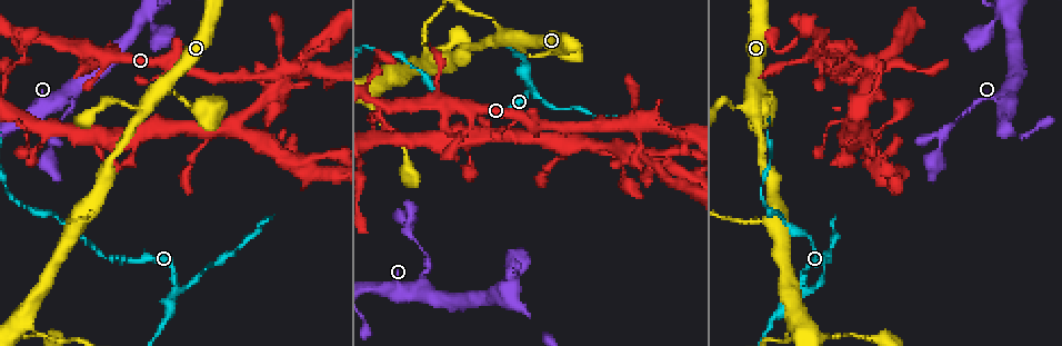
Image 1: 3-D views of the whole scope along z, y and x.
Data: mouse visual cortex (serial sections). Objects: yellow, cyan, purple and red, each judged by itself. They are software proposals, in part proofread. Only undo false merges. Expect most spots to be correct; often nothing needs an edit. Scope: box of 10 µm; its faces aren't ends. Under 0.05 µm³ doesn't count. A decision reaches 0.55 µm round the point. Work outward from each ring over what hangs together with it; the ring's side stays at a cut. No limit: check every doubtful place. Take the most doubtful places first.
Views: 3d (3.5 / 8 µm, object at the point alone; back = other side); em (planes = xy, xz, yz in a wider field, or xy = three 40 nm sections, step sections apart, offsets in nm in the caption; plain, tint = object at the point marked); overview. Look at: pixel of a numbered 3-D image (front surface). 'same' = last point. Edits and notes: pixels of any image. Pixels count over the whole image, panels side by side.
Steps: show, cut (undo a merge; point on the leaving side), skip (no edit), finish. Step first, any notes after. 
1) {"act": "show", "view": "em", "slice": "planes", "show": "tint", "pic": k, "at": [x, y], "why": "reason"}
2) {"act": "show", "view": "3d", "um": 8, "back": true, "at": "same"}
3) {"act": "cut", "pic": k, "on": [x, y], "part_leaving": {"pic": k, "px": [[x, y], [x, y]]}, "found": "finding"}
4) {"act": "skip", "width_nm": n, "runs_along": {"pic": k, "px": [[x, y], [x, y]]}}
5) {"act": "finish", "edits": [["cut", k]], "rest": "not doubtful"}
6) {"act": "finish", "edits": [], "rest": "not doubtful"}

{"act": "show", "view": "3d", "um": 8, "pic": 1, "at": [533, 92], "why": "abrupt turn"}

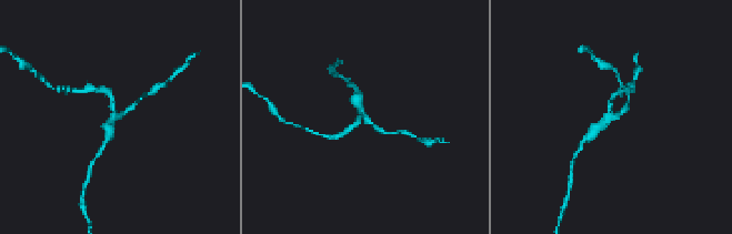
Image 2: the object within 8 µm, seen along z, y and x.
{"act": "show", "view": "3d", "um": 3.5, "at": "same"}

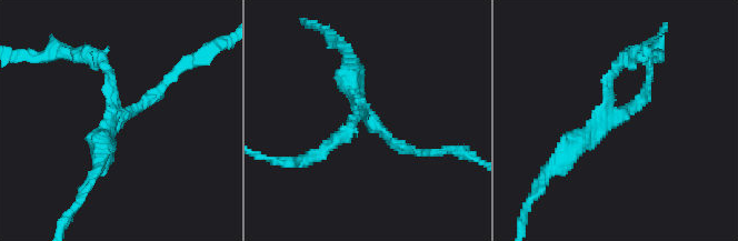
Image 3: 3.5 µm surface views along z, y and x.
{"act": "skip", "arms": 3, "arm_widths_nm": [150, 200, 300], "runs_along": {"pic": 3, "px": [[97, 56], [121, 113], [169, 76]]}, "found": "one cell here"}

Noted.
{"act": "show", "view": "3d", "um": 3.5, "pic": 1, "at": [638, 155], "why": "calibre changes"}

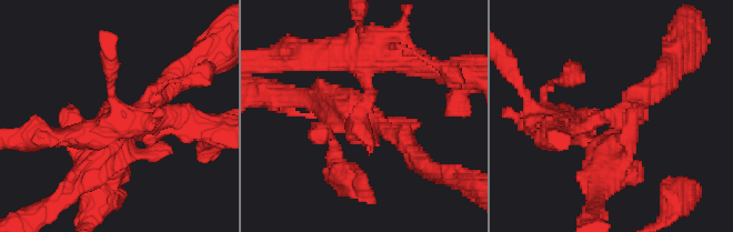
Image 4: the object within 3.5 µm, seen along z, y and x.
{"act": "show", "view": "em", "slice": "xy", "step": 2, "show": "tint", "pic": 4, "at": [367, 114], "why": "now the EM"}

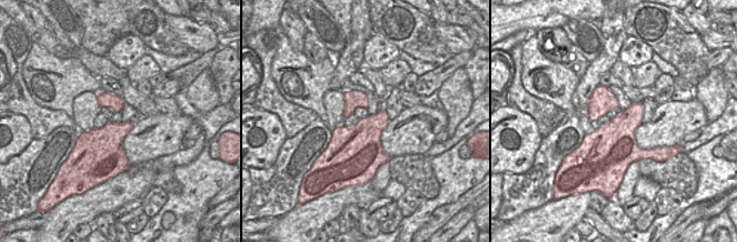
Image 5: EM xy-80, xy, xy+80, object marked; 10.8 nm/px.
{"act": "skip", "runs_along": {"pic": 4, "px": [[552, 131], [606, 121], [595, 185]]}, "found": "all the same cell"}

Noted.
{"act": "show", "view": "3d", "um": 3.5, "pic": 1, "at": [28, 324], "why": "small branch off a trunk"}

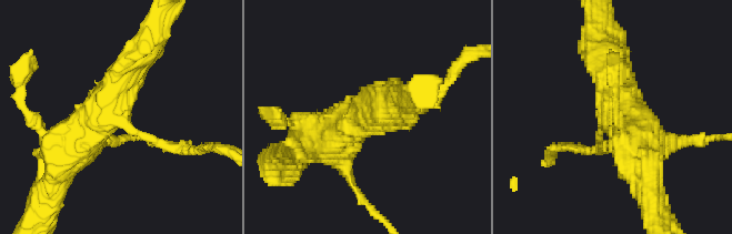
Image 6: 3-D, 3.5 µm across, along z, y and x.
{"act": "show", "view": "em", "slice": "xy", "step": 1, "show": "tint", "pic": 6, "at": [120, 117], "arms": 3, "arm_widths_nm": [150, 400, 400], "why": "now the EM"}

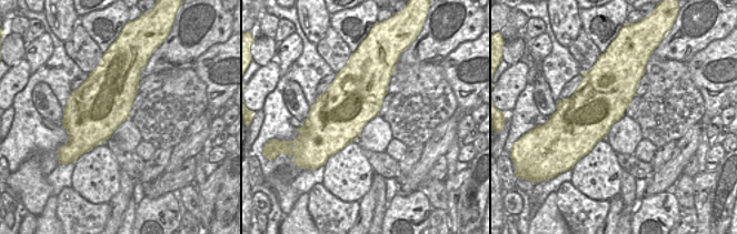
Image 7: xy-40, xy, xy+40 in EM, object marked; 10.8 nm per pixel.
{"act": "show", "view": "em", "slice": "planes", "show": "tint", "at": "same", "why": "cut it another way"}

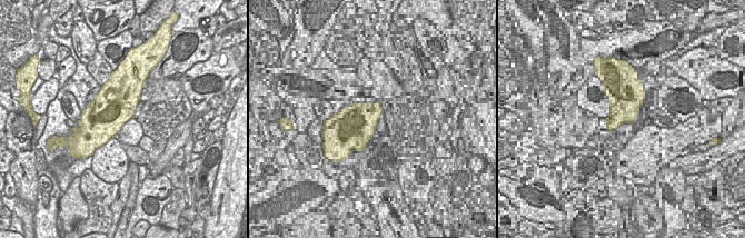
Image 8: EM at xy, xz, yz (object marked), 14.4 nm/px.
{"act": "skip", "found": "all the same cell"}

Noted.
{"act": "finish", "edits": [], "rest": "not doubtful"}

